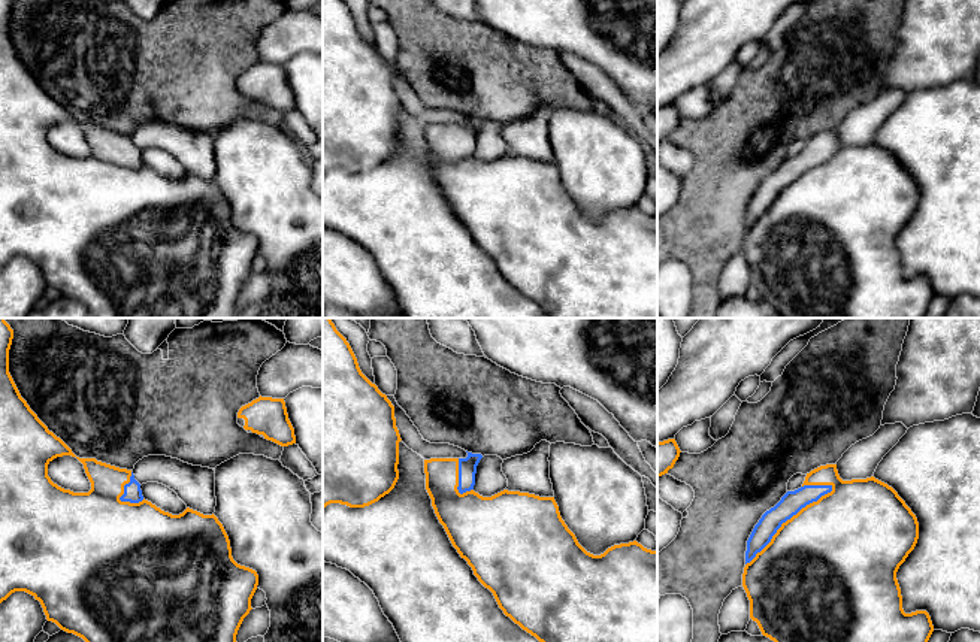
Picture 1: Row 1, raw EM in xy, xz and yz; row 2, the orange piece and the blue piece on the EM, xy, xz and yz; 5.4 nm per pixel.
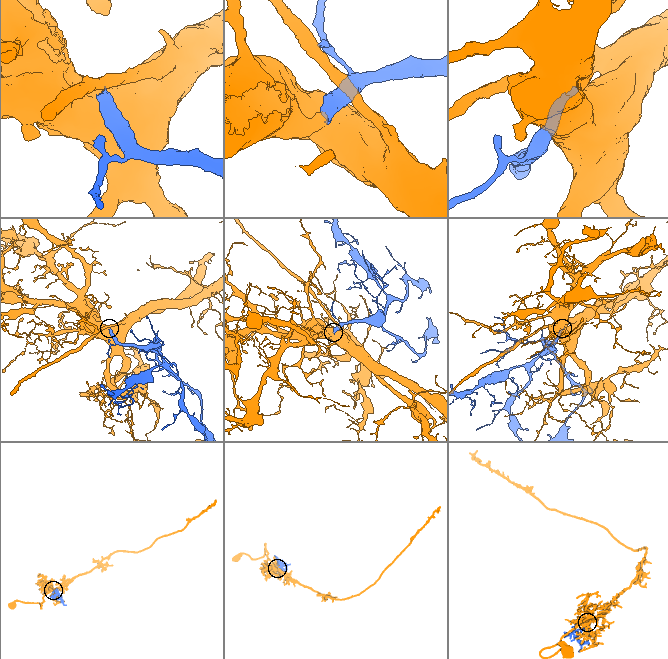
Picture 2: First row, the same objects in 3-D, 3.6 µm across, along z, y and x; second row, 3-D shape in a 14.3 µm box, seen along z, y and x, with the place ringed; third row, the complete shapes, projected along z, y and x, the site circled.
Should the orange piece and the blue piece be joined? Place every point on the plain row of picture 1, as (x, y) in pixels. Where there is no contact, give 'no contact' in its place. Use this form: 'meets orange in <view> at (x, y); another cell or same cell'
meets orange in yz at (788, 185); same cell

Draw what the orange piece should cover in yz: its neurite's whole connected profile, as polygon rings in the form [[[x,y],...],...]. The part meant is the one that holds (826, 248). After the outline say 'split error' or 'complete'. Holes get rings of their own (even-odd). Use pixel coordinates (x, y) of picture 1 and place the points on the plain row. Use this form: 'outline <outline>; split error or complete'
outline [[[837,130],[820,131],[807,139],[801,154],[787,157],[774,173],[762,181],[747,206],[742,252],[750,266],[750,284],[757,288],[763,302],[787,318],[923,318],[934,297],[931,282],[926,276],[904,278],[901,254],[896,245],[899,231],[914,215],[917,205],[917,184],[892,152],[874,142],[843,146]]]; split error

